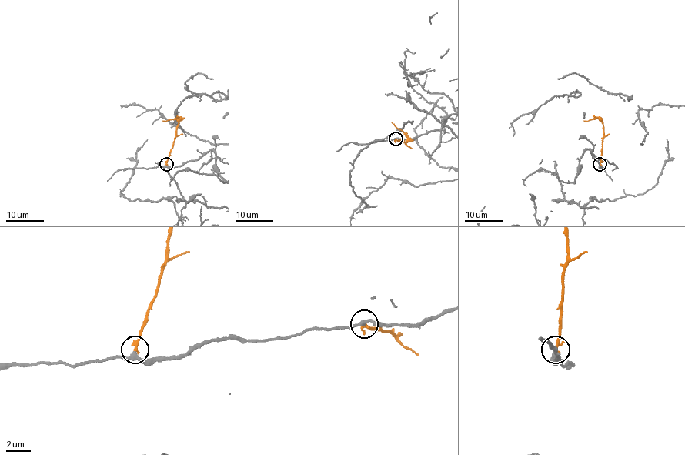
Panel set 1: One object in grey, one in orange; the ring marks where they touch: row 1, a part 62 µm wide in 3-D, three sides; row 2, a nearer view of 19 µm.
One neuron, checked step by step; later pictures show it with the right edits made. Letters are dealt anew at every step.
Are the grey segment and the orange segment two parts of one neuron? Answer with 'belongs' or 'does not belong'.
belongs

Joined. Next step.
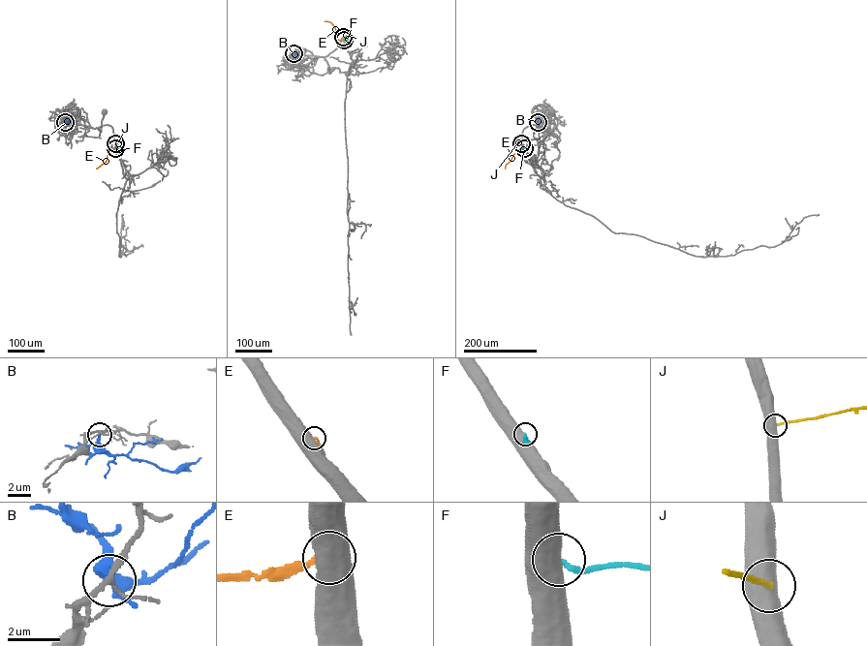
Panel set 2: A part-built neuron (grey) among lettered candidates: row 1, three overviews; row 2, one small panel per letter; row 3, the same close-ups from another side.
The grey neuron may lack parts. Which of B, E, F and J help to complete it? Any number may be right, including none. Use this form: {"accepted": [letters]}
{"accepted": []}

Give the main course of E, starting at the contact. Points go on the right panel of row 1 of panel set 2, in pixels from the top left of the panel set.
E: (524, 149), (513, 155), (505, 169)

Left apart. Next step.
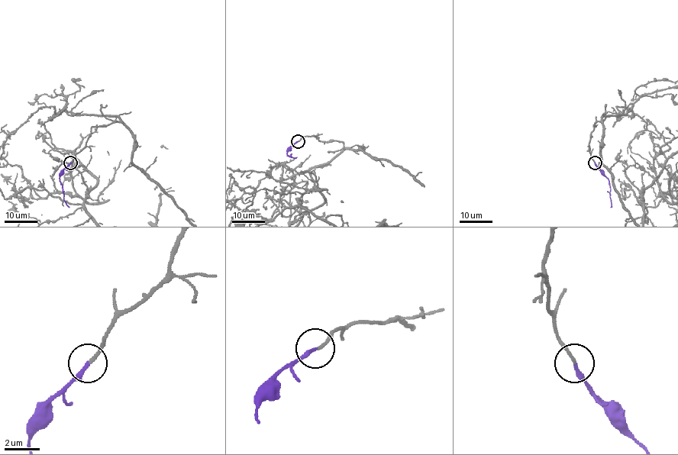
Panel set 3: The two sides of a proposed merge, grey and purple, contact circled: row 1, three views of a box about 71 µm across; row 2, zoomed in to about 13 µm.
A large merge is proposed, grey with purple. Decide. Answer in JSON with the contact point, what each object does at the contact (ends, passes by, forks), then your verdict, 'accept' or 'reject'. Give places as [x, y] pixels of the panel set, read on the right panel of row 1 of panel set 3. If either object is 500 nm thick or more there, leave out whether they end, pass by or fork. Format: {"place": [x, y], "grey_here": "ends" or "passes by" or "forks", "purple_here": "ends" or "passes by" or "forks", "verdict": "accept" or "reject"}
{"place": [595, 162], "grey_here": "ends", "purple_here": "ends", "verdict": "accept"}

